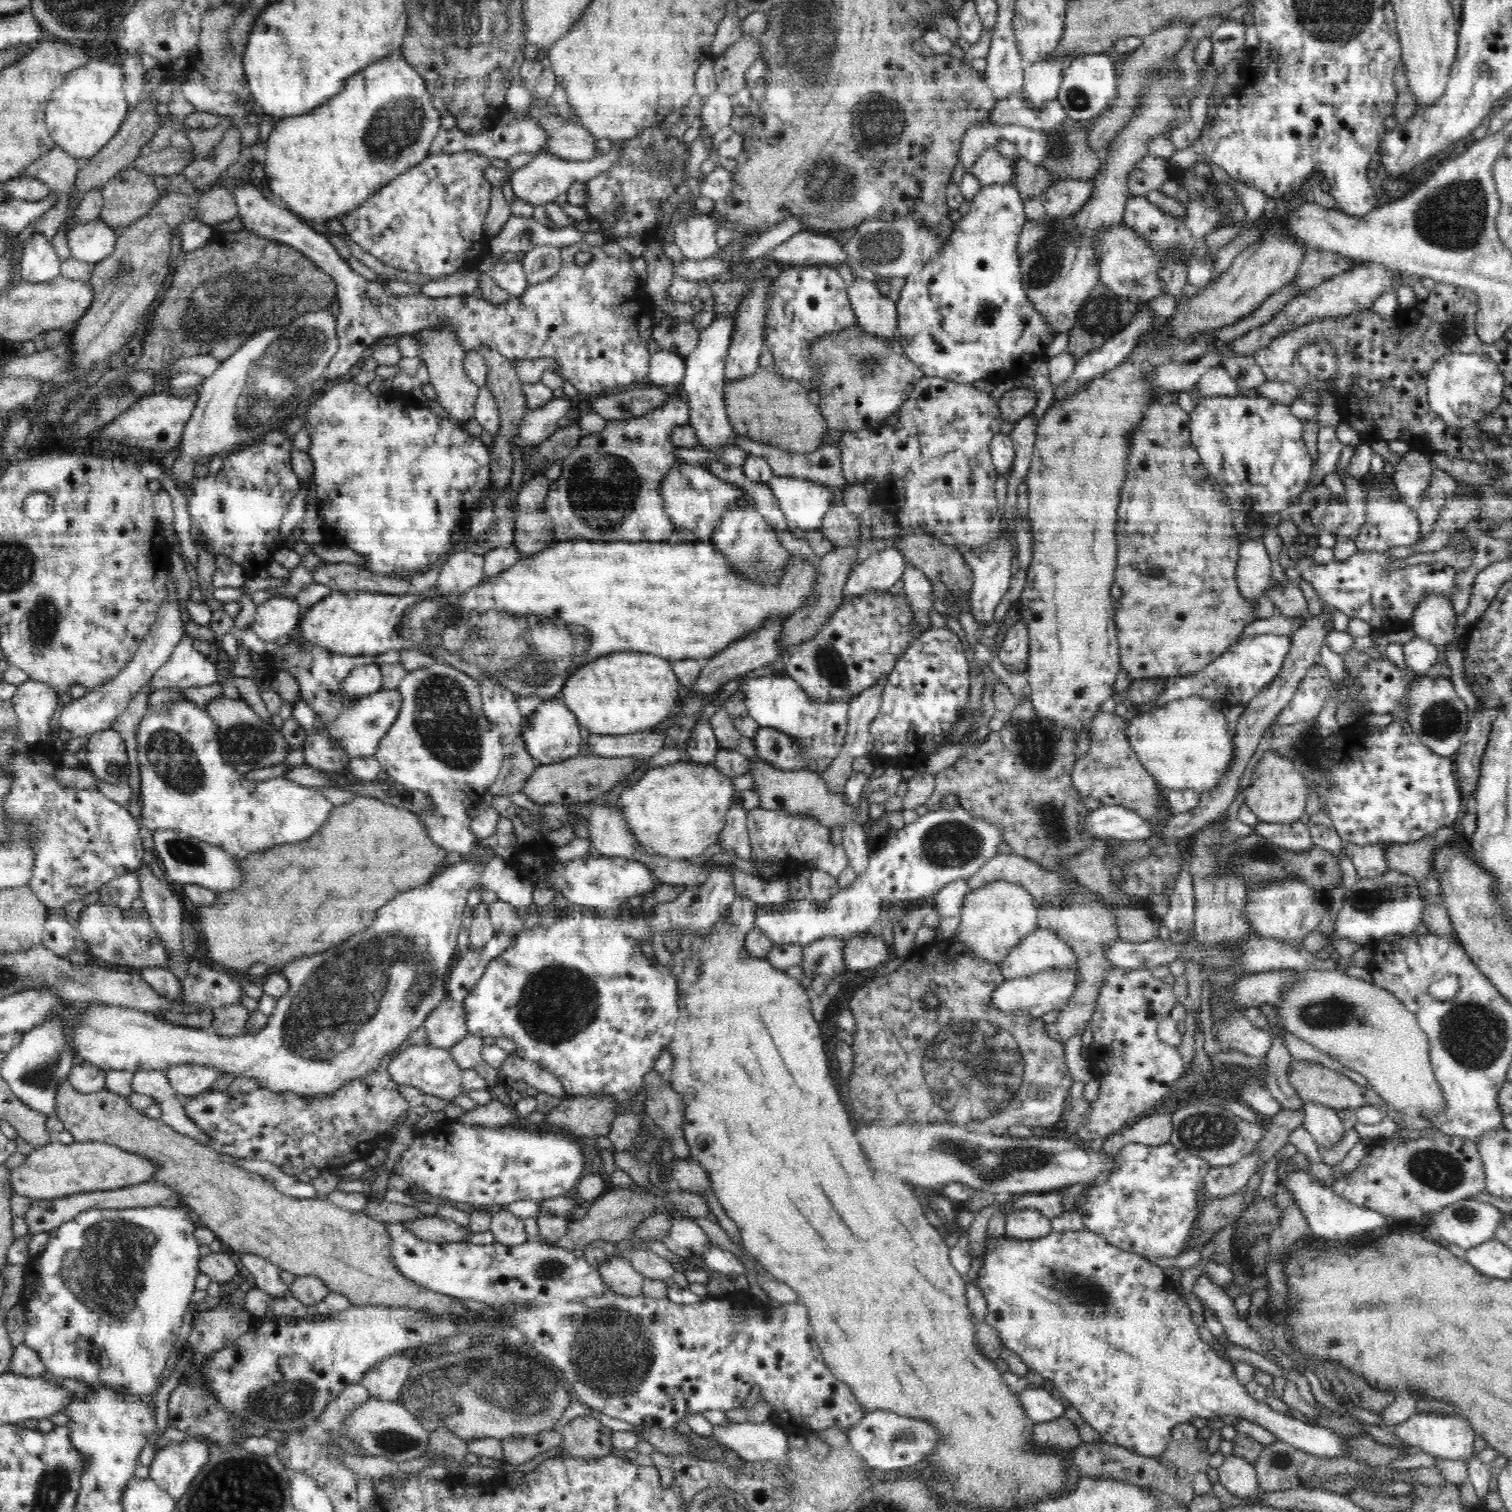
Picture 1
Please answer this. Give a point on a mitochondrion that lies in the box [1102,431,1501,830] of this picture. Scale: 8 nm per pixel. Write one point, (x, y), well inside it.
(1440, 720)

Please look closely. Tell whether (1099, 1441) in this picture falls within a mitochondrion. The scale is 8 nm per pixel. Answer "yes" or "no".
no

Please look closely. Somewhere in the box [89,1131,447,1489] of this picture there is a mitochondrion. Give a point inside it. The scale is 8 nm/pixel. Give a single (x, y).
(289, 1400)

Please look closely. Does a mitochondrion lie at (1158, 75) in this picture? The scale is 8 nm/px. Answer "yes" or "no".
yes

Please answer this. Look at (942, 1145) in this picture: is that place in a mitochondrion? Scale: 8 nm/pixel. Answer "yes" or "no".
yes

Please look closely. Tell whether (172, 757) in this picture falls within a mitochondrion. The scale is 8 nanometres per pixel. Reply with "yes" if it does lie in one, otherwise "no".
yes

